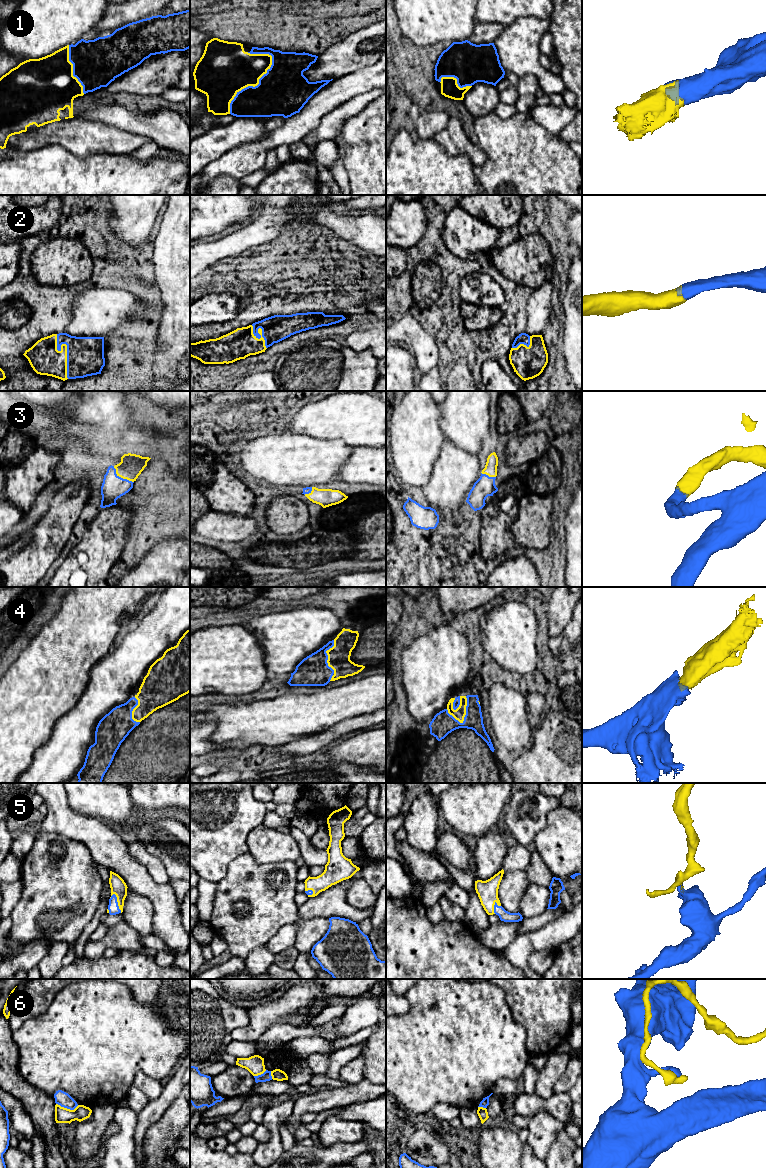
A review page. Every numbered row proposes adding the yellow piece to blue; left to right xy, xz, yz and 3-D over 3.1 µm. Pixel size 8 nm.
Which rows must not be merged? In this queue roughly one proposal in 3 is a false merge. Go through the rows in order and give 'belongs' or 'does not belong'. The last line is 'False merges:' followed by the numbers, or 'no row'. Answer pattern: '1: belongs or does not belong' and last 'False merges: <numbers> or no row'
1: belongs
2: belongs
3: belongs
4: belongs
5: belongs
6: does not belong
False merges: 6

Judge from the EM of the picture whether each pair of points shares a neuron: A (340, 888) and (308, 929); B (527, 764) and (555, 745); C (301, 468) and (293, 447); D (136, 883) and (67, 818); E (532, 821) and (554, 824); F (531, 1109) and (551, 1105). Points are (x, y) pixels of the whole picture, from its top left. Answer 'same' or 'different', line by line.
A: different
B: same
C: same
D: same
E: different
F: same

